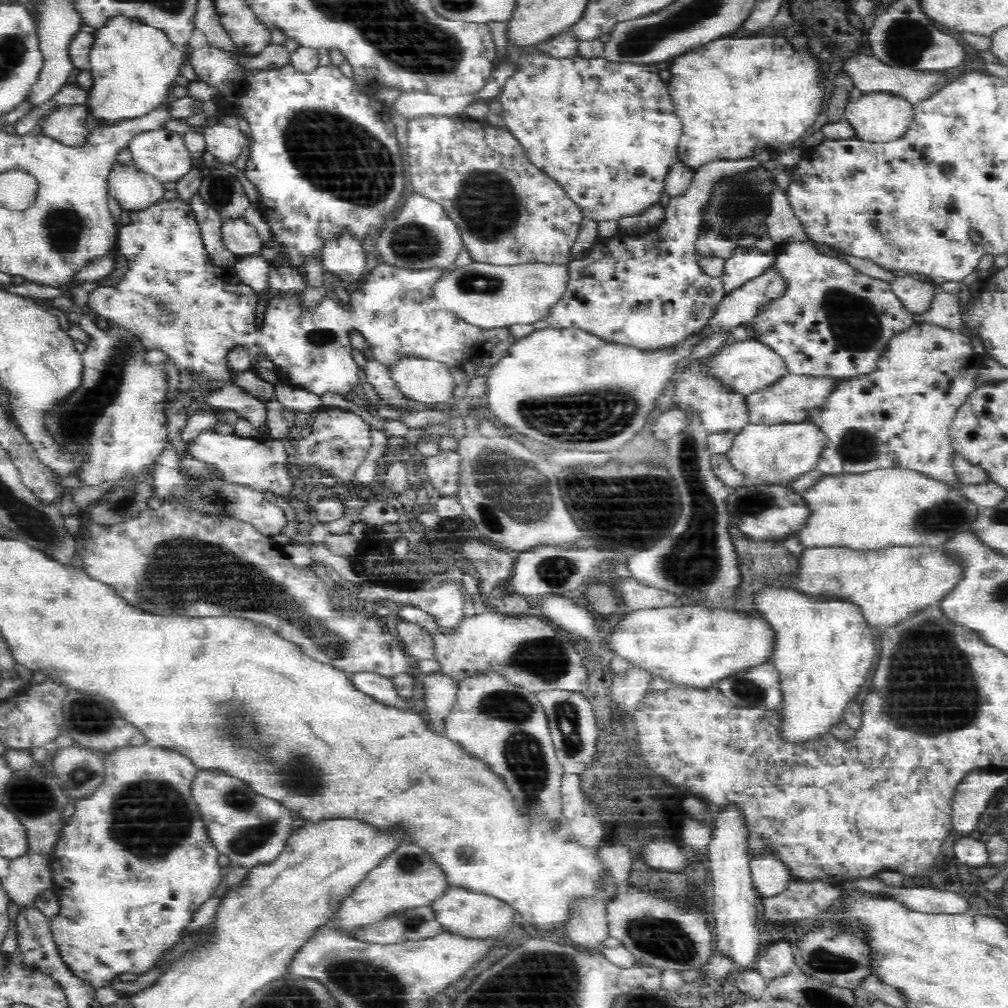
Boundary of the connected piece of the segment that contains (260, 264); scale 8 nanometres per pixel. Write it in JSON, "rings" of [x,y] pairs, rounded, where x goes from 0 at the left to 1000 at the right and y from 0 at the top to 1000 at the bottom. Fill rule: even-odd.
{"rings":[[[258,251],[237,256],[233,263],[233,271],[237,278],[248,285],[256,300],[264,298],[266,304],[275,296],[273,289],[267,283],[268,266],[269,264],[259,257]]]}

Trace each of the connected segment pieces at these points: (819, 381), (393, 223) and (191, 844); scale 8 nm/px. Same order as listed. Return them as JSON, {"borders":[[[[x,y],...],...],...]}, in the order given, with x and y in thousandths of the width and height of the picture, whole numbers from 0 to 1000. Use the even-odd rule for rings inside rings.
{"borders":[[[[788,372],[779,373],[772,381],[764,383],[756,389],[742,392],[744,404],[744,419],[748,421],[774,422],[782,419],[802,418],[804,413],[819,405],[819,399],[825,391],[835,383],[835,377],[815,372]]],[[[409,191],[395,214],[383,220],[383,226],[372,237],[378,262],[403,268],[450,265],[454,252],[460,248],[453,222],[434,200]]],[[[138,738],[135,741],[115,743],[107,752],[104,749],[102,755],[104,776],[90,792],[74,798],[73,810],[67,813],[67,818],[60,823],[59,832],[50,853],[53,867],[53,882],[50,889],[54,891],[58,902],[58,908],[50,909],[51,930],[57,938],[59,952],[63,954],[66,964],[74,972],[88,976],[88,980],[93,982],[111,979],[113,974],[120,974],[119,970],[125,966],[140,968],[149,964],[162,947],[174,938],[180,930],[181,922],[188,915],[195,900],[211,889],[210,887],[220,873],[221,863],[215,856],[217,847],[214,846],[205,830],[202,816],[196,807],[196,800],[189,786],[197,764],[187,752],[175,746],[169,746],[169,744],[157,744],[148,738]]]]}

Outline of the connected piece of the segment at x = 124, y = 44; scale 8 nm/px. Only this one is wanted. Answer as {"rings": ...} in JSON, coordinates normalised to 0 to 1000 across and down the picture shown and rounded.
{"rings":[[[111,18],[103,28],[93,33],[93,48],[89,52],[89,73],[92,77],[87,89],[87,100],[84,102],[89,120],[95,125],[117,125],[119,121],[141,117],[155,109],[163,101],[171,99],[171,89],[179,67],[186,59],[186,54],[179,48],[174,48],[166,41],[164,34],[148,26],[141,26],[132,20]]]}

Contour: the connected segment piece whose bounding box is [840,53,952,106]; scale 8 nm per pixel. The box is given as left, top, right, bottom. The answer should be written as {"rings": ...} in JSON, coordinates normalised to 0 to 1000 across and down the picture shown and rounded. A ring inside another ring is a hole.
{"rings":[[[850,54],[835,62],[833,73],[837,73],[849,87],[857,92],[886,92],[901,99],[906,105],[921,99],[927,93],[934,91],[944,79],[937,75],[935,70],[911,69],[905,66],[886,66],[875,62],[869,56]]]}

